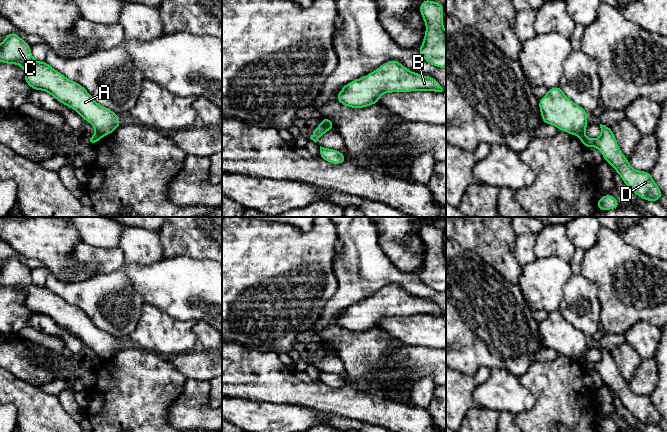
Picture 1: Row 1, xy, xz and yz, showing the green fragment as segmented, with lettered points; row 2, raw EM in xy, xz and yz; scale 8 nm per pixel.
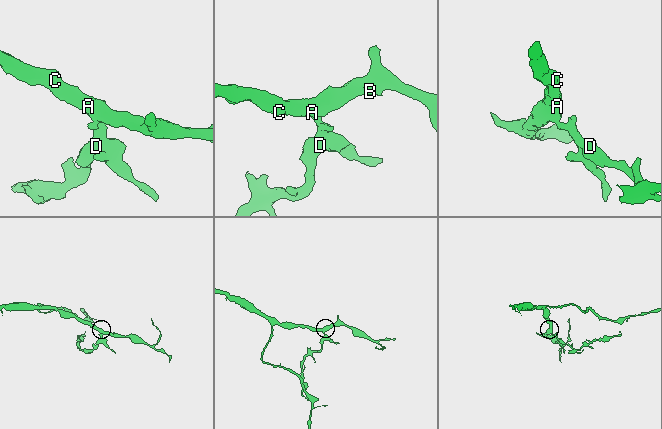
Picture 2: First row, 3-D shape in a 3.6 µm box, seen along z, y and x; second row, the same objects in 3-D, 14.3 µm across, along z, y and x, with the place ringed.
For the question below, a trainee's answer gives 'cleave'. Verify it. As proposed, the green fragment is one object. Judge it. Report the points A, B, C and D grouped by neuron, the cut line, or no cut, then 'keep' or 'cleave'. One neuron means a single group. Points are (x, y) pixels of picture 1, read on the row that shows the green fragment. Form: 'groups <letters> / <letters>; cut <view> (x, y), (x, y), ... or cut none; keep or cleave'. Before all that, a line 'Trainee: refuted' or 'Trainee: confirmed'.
Trainee: confirmed
groups A B C / D; cut xz (321, 123), (327, 129); cleave

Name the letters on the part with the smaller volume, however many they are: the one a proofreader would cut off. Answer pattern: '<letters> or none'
D

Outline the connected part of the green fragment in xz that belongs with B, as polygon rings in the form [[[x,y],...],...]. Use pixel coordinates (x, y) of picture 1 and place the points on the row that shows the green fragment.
[[[390,60],[368,75],[344,85],[336,98],[347,107],[365,108],[379,103],[382,94],[412,91],[444,90],[434,78],[409,71],[398,60]]]

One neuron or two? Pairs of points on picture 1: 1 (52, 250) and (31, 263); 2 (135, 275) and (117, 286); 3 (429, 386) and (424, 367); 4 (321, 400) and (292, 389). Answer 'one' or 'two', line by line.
1: two
2: two
3: two
4: one

